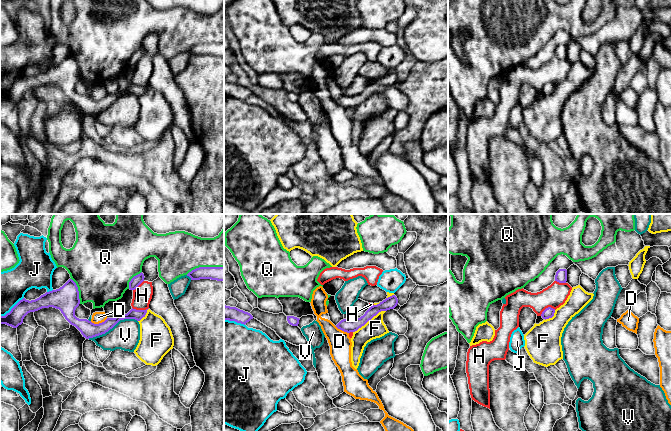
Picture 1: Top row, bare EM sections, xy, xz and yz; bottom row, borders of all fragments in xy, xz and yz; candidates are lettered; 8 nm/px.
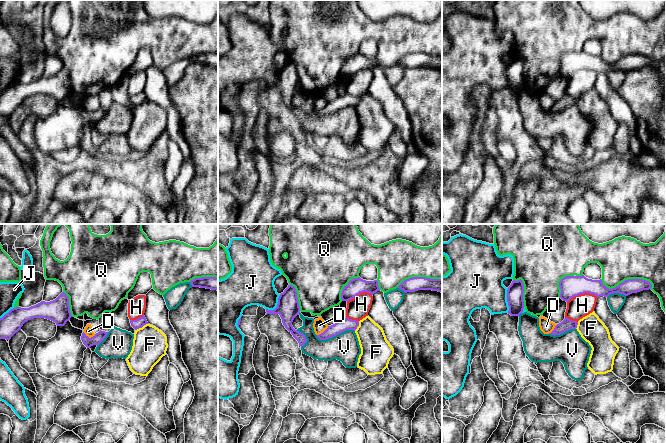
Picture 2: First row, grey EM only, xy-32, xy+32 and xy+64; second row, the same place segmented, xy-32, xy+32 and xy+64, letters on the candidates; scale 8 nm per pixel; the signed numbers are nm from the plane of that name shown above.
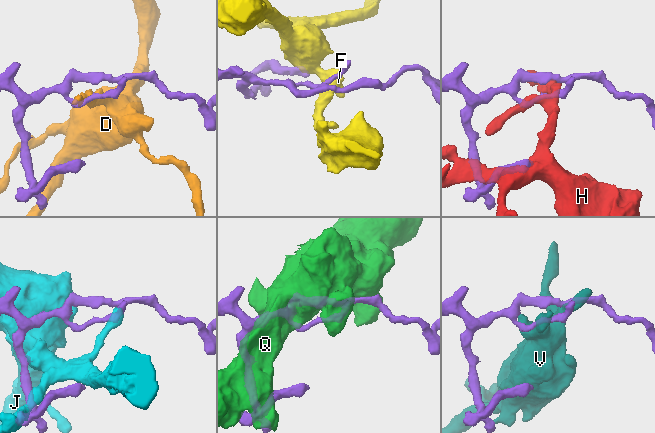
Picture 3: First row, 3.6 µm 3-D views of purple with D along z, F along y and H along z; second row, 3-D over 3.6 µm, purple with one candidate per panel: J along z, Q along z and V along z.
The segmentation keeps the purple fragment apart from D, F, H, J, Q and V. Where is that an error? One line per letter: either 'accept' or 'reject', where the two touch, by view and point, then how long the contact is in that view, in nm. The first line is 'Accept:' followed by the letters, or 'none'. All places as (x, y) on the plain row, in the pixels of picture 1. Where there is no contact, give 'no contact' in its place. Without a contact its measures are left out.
Accept: none
D: reject; contact xy (99, 99); length 150 nm
F: reject; contact xz (369, 95); length 320 nm
H: reject; contact xy (140, 86); length 140 nm
J: reject; contact xy (11, 85); length 240 nm
Q: reject; contact xy (204, 43); length 320 nm
V: reject; contact xy (112, 103); length 420 nm

